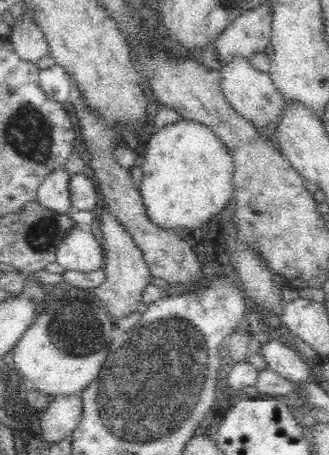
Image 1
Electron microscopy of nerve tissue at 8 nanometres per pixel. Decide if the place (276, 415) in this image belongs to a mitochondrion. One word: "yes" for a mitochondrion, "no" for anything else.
no

